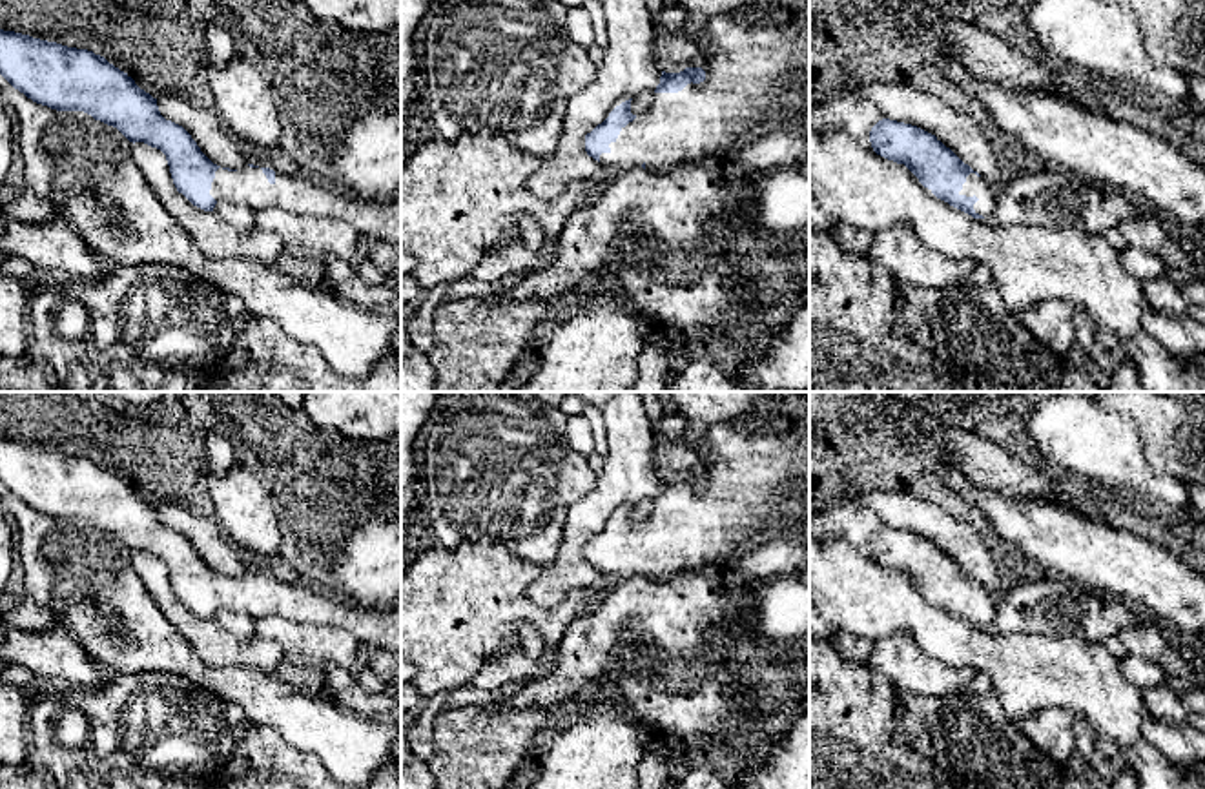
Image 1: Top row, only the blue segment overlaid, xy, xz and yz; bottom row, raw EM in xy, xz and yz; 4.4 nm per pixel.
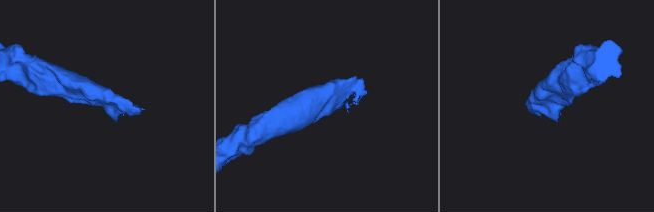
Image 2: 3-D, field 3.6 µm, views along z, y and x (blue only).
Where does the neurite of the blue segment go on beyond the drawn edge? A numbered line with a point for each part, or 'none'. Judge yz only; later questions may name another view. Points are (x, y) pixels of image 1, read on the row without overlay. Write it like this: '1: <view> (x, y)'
1: yz (974, 593)

